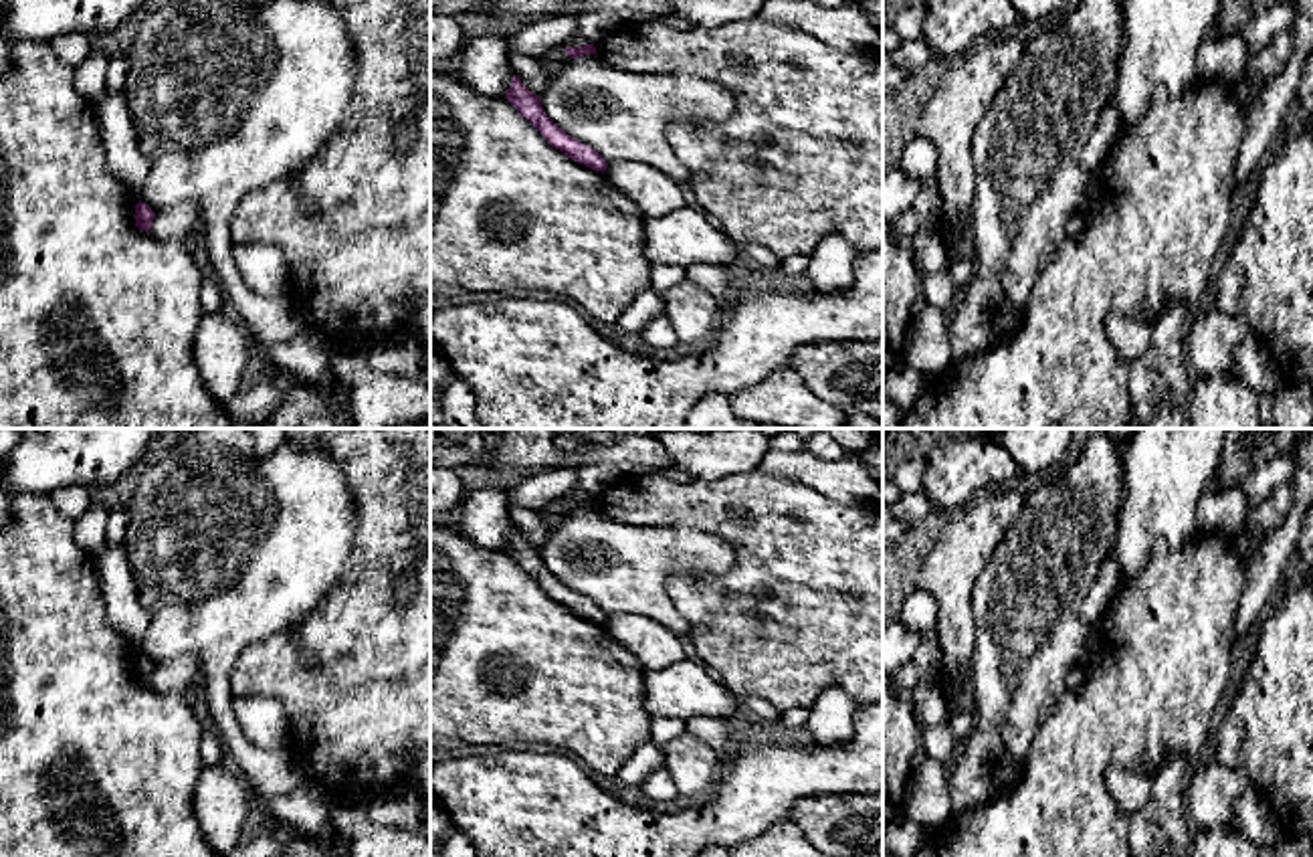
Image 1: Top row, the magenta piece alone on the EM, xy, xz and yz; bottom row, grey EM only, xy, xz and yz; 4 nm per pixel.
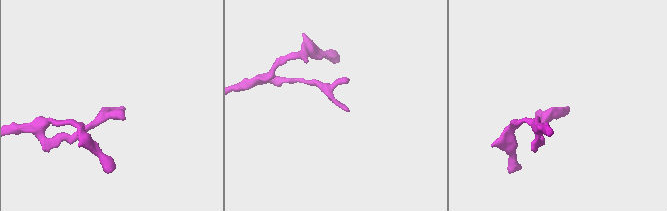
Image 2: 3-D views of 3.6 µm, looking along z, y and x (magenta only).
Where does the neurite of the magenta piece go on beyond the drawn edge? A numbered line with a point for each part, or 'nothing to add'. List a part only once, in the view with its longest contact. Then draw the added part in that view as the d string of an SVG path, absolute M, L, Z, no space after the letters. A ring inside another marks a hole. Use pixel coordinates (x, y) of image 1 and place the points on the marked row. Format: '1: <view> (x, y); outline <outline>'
nothing to add

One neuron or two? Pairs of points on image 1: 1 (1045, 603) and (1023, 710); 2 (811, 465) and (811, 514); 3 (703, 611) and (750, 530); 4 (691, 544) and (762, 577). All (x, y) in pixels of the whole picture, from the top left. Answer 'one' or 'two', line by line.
1: one
2: two
3: one
4: two

